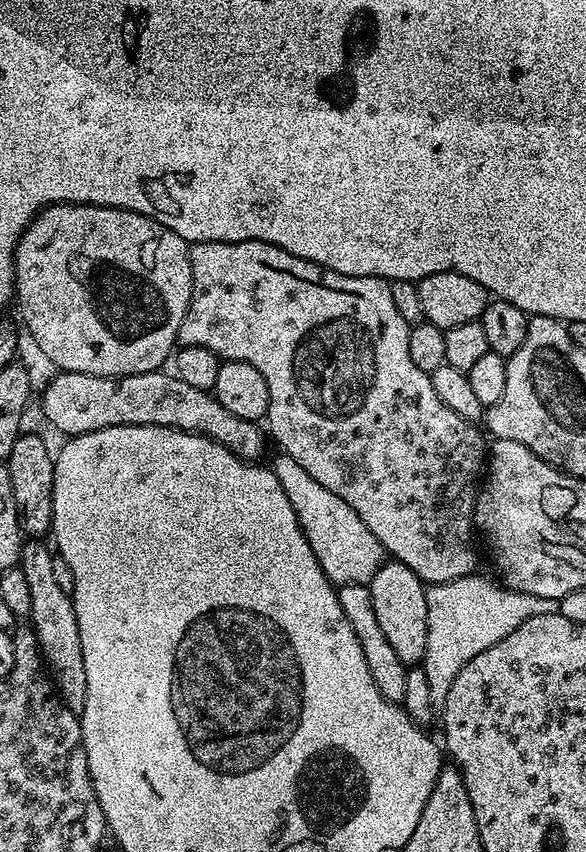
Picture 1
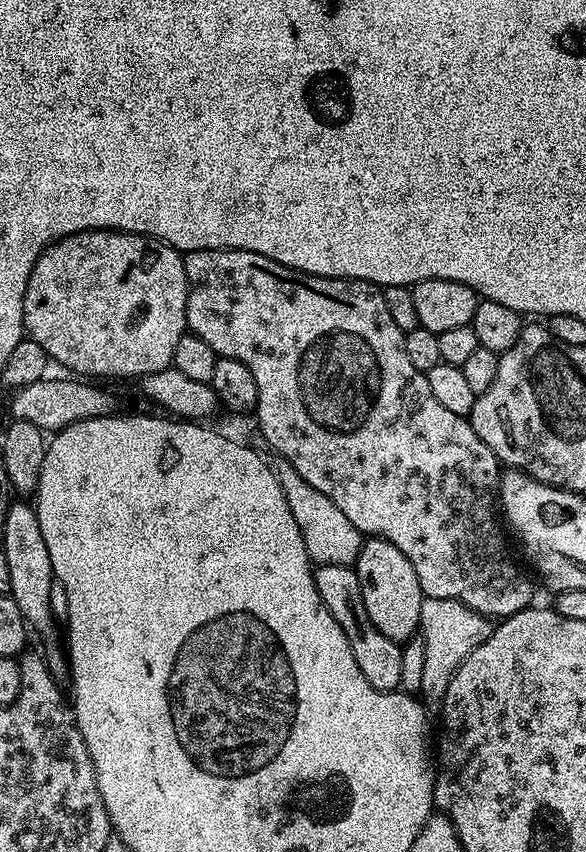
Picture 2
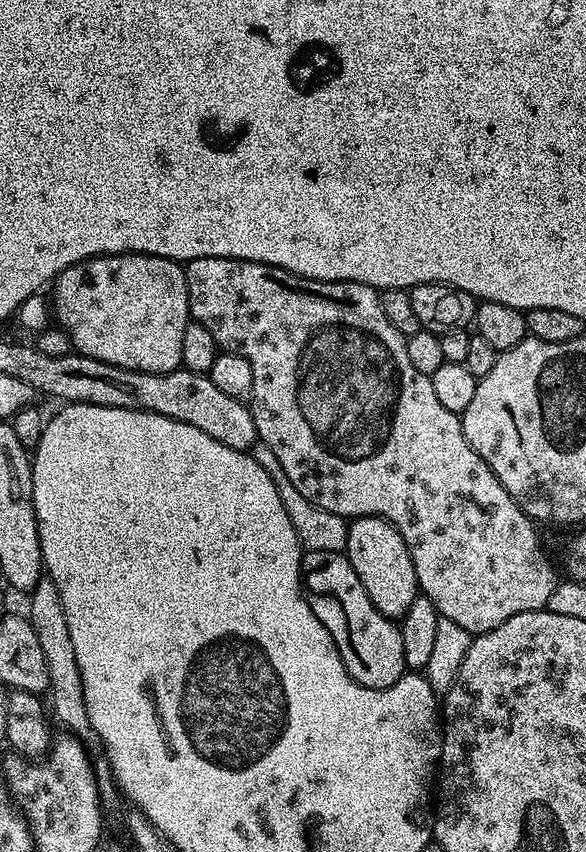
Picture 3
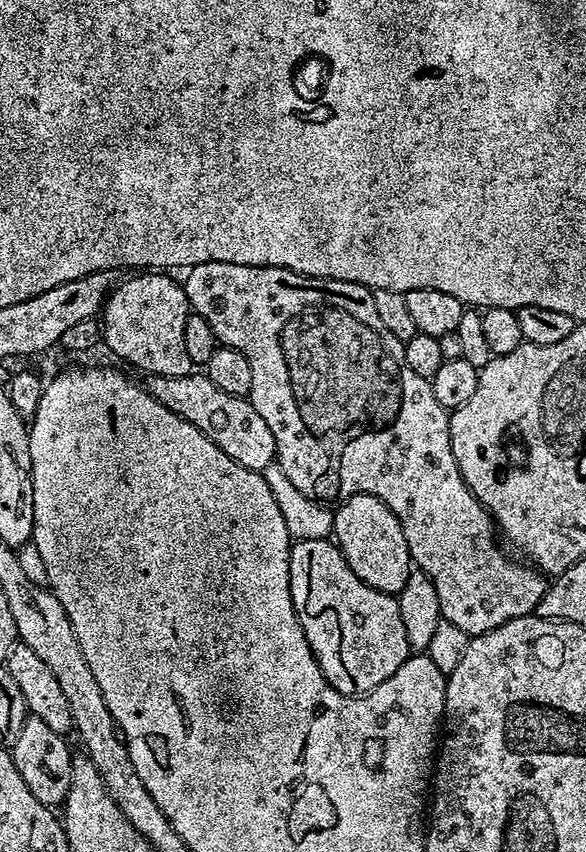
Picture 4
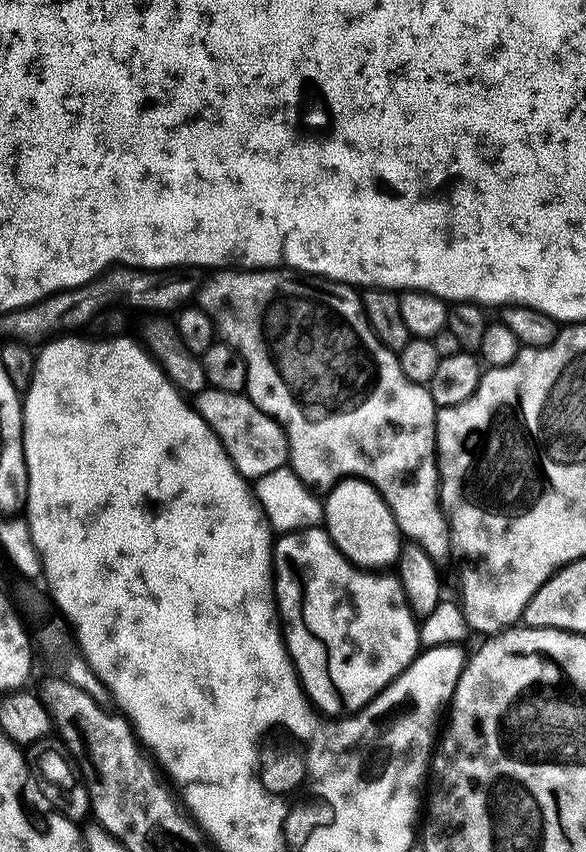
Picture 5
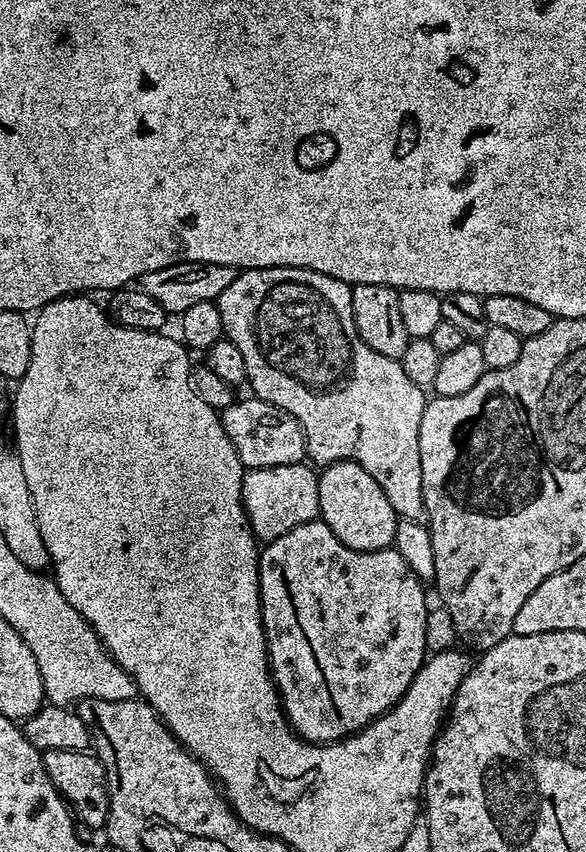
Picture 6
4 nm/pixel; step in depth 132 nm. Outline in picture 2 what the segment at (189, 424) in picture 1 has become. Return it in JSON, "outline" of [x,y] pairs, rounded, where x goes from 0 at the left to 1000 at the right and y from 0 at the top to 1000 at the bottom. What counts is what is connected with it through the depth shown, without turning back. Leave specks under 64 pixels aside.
{"outline":[[[77,444],[58,448],[56,451],[43,451],[39,455],[26,461],[27,465],[20,469],[20,488],[58,495],[58,500],[73,502],[77,508],[94,509],[106,502],[116,502],[121,498],[130,498],[137,493],[159,493],[169,488],[188,488],[200,482],[198,469],[177,455],[169,455],[169,450],[152,448],[143,444],[116,444],[123,446],[87,446]]]}

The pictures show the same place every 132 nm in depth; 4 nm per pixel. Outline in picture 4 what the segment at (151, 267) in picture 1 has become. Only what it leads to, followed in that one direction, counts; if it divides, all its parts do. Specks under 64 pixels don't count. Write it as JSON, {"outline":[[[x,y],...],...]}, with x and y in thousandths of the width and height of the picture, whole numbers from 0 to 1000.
{"outline":[[[246,317],[225,322],[220,329],[206,327],[184,344],[174,363],[174,399],[205,423],[241,432],[246,439],[261,441],[317,441],[329,435],[324,415],[317,415],[317,405],[311,383],[324,369],[314,335],[305,327],[292,329],[292,323],[273,317]]]}

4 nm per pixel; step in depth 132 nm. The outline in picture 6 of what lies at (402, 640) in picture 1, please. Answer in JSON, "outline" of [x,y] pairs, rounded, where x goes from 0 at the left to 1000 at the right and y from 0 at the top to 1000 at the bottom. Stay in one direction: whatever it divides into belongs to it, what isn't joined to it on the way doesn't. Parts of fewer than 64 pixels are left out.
{"outline":[[[601,540],[558,546],[543,559],[544,609],[582,636],[613,648],[671,642],[679,607],[666,594],[652,570]]]}

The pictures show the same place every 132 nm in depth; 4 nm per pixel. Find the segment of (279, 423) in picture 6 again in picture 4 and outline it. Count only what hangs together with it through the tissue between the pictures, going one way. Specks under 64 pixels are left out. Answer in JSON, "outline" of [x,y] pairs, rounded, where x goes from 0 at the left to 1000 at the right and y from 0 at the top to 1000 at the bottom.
{"outline":[[[323,439],[317,441],[261,441],[254,440],[249,447],[253,461],[283,481],[290,481],[304,491],[324,495],[379,533],[386,533],[406,547],[420,547],[420,552],[449,555],[454,547],[466,545],[471,538],[471,520],[468,509],[461,509],[461,500],[444,489],[440,481],[433,481],[428,469],[386,462],[386,458],[372,458],[365,448],[352,439]]]}

